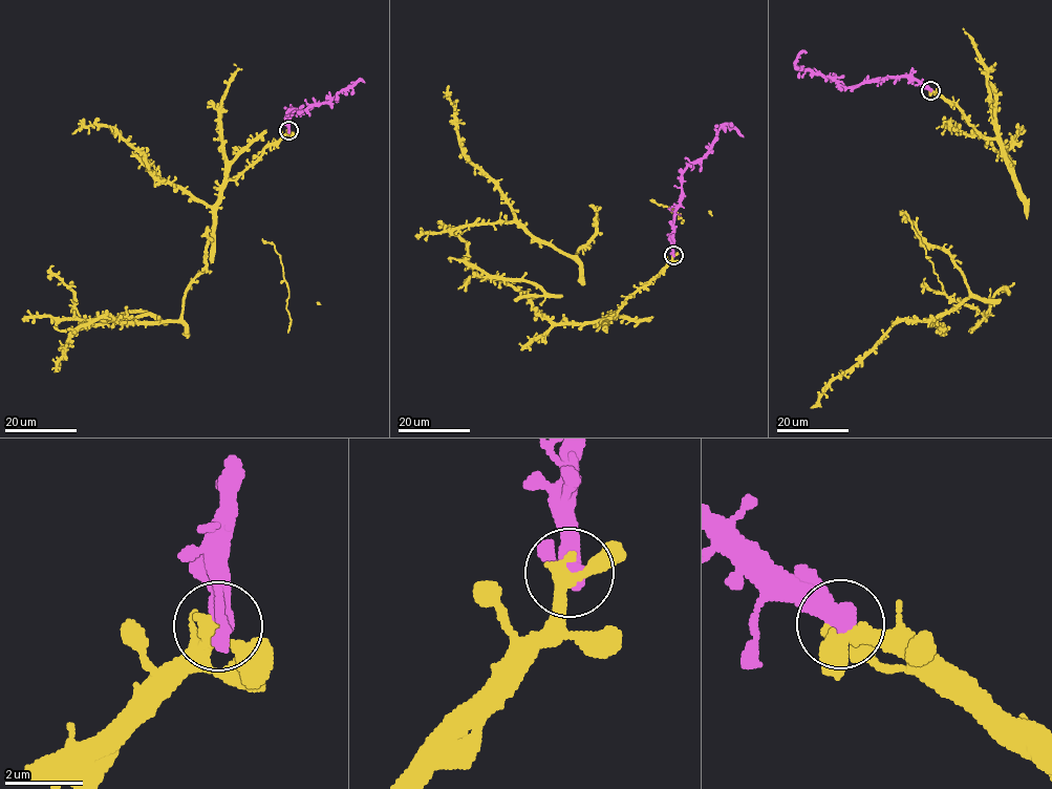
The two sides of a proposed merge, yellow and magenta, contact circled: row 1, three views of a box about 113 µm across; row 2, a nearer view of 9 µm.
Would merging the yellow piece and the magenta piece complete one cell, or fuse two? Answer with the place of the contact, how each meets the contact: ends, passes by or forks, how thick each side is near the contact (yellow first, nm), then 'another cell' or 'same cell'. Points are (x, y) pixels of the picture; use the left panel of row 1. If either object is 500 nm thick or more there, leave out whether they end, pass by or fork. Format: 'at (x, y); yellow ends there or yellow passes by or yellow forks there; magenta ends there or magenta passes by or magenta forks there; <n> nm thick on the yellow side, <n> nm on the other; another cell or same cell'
at (288, 130); 380 nm thick on the yellow side, 600 nm on the other; same cell

